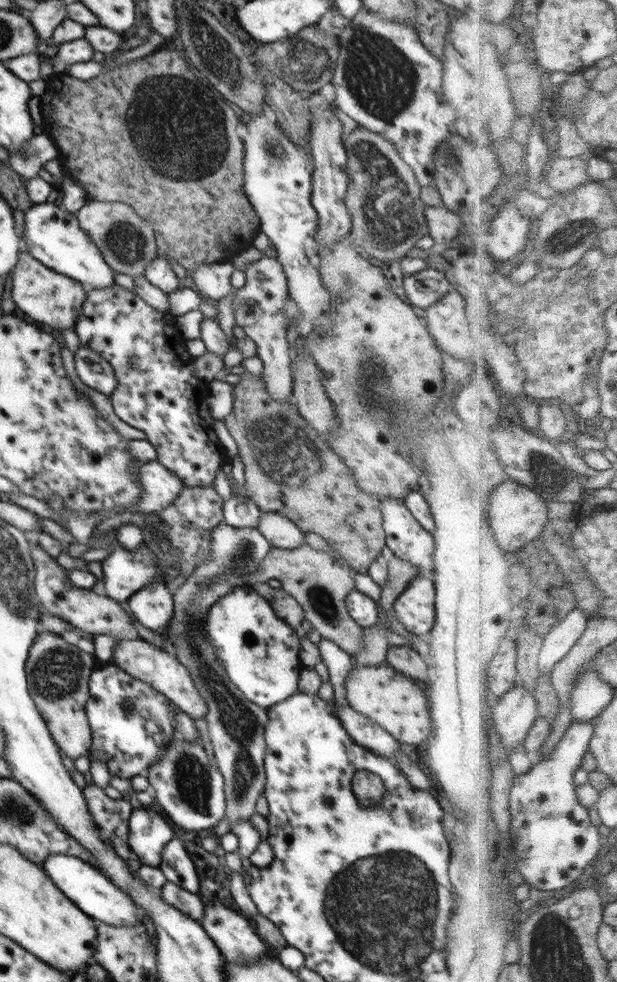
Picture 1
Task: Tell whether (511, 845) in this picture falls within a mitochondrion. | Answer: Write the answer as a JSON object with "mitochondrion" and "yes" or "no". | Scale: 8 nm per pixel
{"mitochondrion":"no"}

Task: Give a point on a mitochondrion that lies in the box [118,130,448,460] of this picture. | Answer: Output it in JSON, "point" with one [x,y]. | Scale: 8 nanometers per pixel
{"point":[391,197]}

